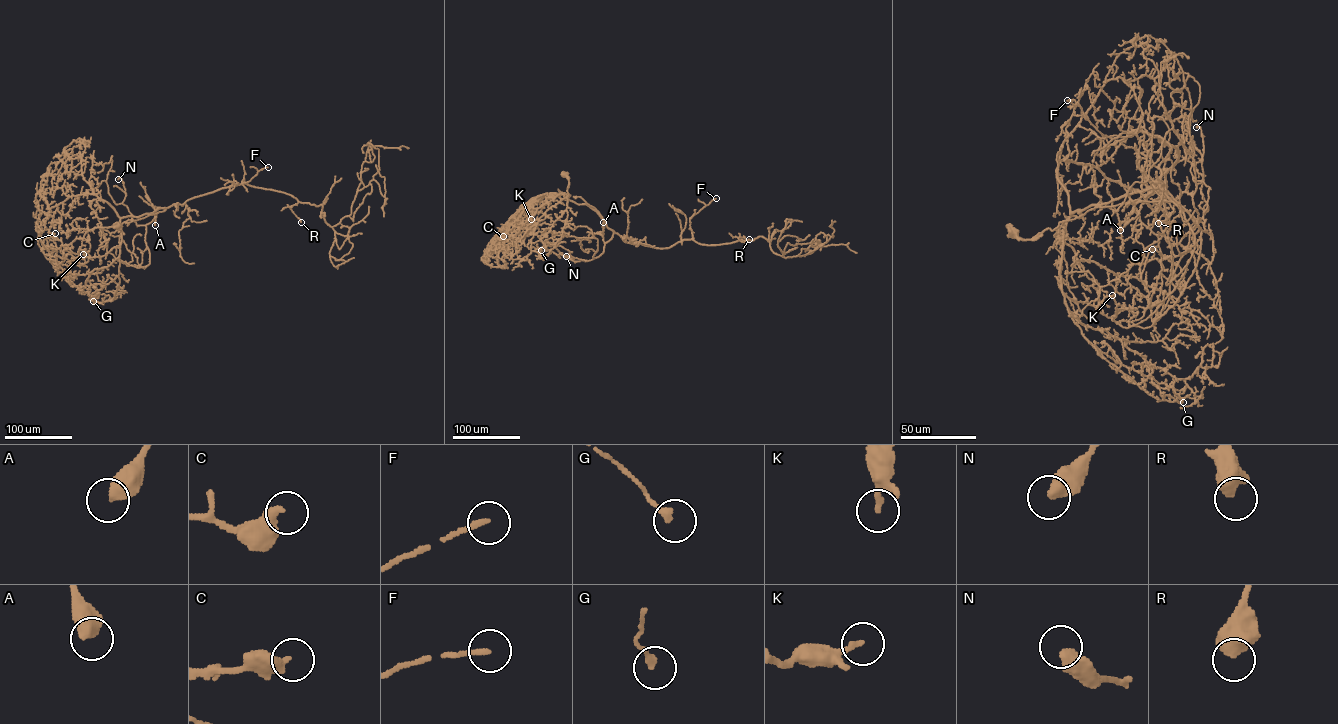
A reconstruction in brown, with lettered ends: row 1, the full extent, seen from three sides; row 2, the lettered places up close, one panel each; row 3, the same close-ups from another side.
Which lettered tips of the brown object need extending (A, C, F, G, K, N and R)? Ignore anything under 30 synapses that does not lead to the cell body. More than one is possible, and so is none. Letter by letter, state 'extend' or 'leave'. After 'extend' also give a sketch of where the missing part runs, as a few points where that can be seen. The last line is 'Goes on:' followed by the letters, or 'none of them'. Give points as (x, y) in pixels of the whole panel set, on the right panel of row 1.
A: leave
C: leave
F: leave
G: leave
K: leave
N: leave
R: leave
Goes on: none of them

